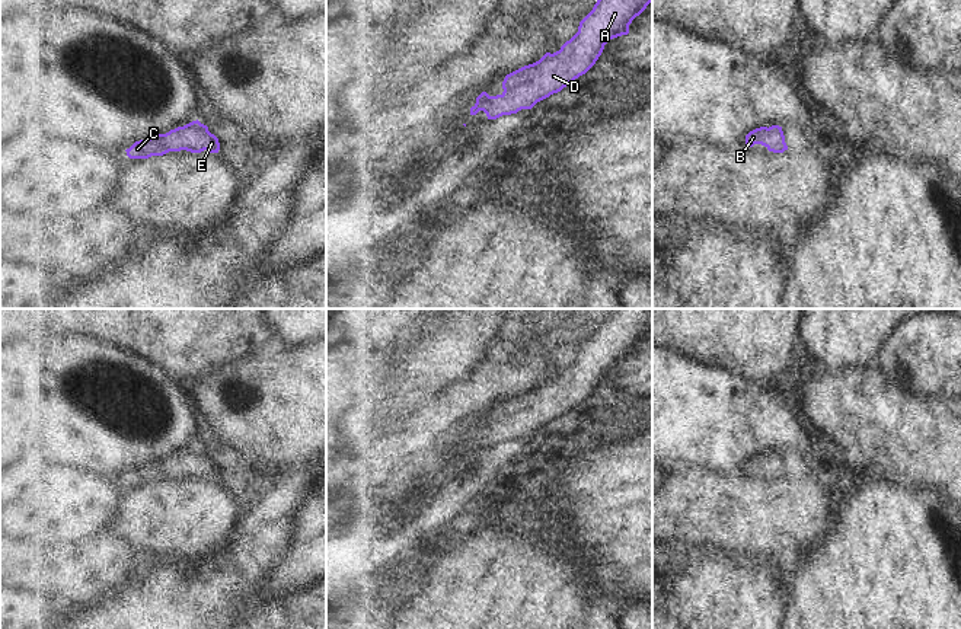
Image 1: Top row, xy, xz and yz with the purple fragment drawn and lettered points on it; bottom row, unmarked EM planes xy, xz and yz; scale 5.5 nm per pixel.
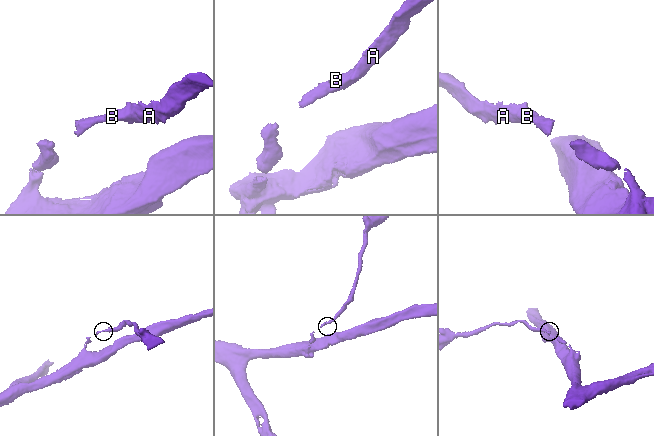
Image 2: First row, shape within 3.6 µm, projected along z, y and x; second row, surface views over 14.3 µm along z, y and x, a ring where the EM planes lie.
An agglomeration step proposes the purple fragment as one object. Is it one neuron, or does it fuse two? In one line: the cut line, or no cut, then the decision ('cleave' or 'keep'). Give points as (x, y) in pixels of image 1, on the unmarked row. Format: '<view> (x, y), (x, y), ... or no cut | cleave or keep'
no cut | keep

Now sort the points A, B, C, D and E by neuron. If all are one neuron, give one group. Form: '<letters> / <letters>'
A B C D E

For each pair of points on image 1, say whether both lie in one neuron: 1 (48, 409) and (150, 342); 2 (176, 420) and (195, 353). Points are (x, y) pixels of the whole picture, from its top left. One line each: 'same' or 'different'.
1: different
2: different

